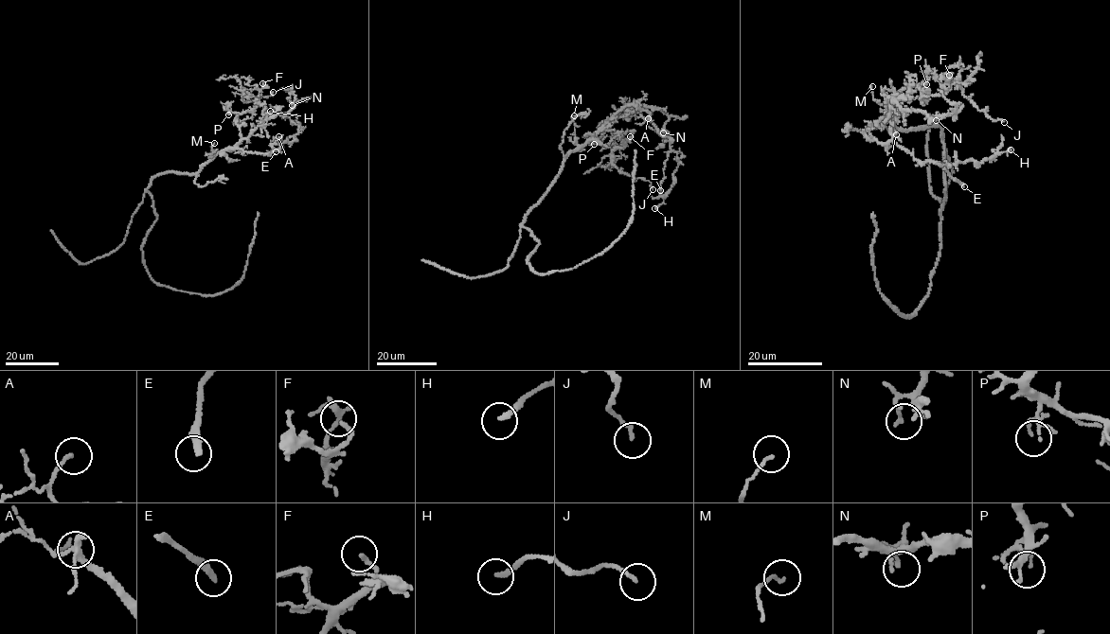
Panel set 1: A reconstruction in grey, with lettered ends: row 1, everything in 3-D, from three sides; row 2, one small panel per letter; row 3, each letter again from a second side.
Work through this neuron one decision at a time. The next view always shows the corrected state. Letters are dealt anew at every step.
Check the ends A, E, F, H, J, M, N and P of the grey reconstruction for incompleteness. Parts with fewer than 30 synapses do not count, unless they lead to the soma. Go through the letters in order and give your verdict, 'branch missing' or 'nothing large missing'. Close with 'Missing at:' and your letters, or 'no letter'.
A: nothing large missing
E: nothing large missing
F: nothing large missing
H: nothing large missing
J: nothing large missing
M: nothing large missing
N: nothing large missing
P: nothing large missing
Missing at: no letter

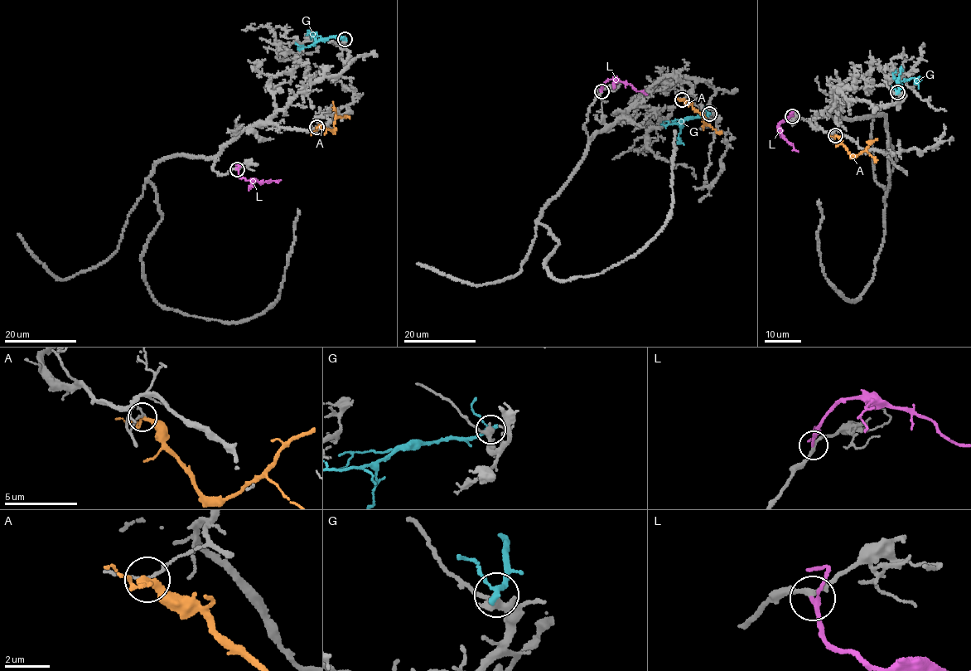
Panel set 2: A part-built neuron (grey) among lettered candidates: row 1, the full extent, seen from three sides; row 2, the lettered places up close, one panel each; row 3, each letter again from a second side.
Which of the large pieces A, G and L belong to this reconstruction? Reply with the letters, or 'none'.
L

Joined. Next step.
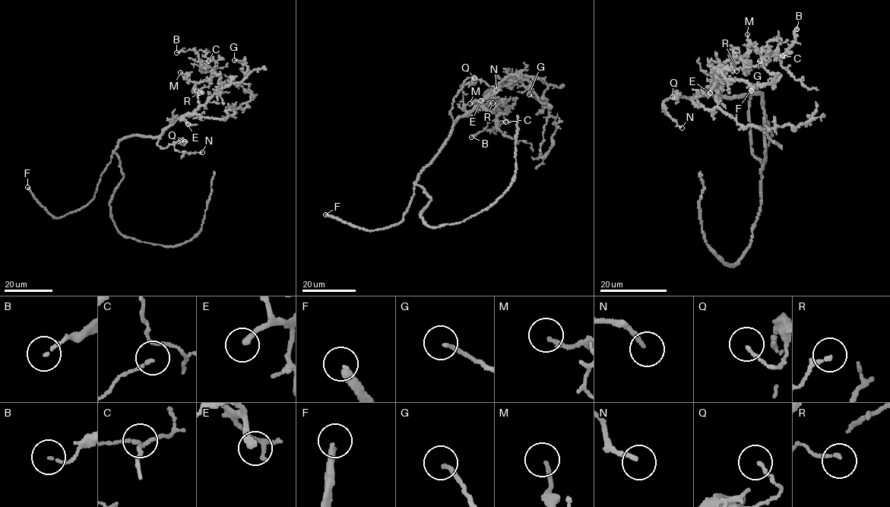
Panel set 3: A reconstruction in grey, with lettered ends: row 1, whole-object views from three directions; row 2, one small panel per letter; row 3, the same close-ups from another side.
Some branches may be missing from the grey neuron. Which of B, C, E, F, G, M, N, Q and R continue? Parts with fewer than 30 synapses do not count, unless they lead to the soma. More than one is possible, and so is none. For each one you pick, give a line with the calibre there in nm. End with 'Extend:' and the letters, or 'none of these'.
E: 240 nm thick
F: 300 nm thick
N: 180 nm thick
Extend: E, F, N

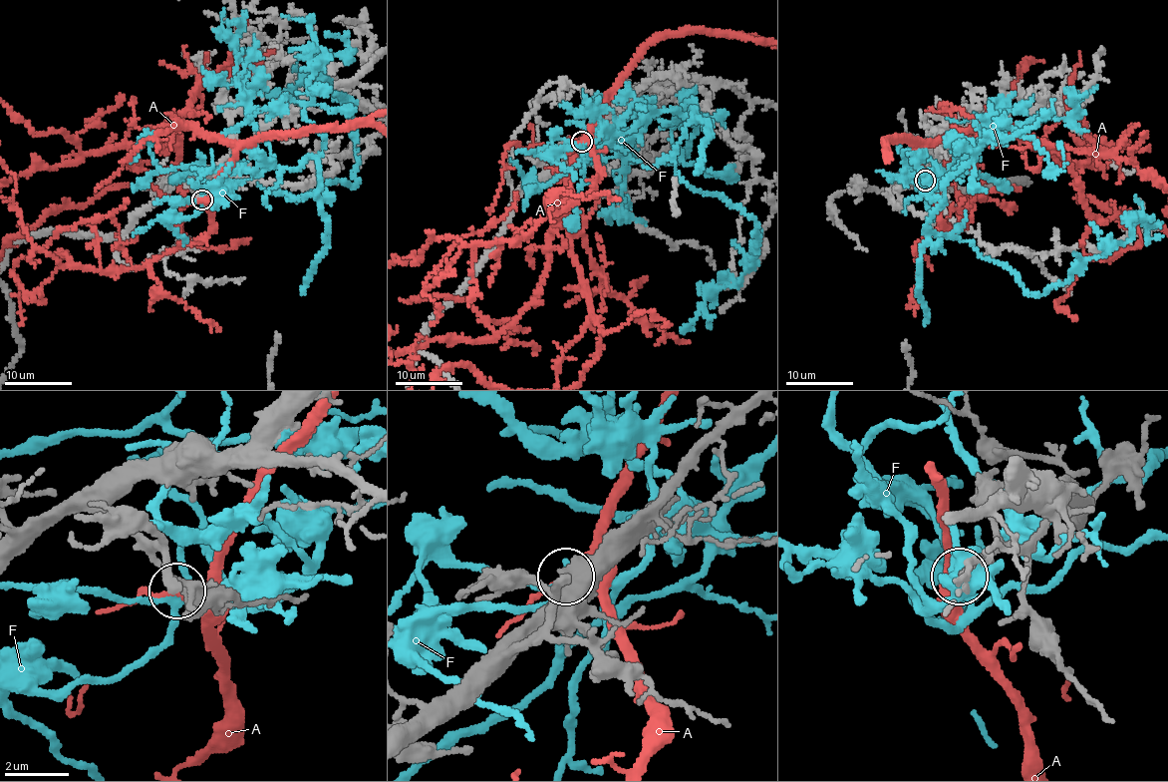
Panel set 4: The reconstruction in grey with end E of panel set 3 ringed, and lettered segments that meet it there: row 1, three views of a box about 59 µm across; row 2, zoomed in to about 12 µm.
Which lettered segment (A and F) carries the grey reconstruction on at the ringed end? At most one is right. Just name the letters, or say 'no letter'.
no letter

